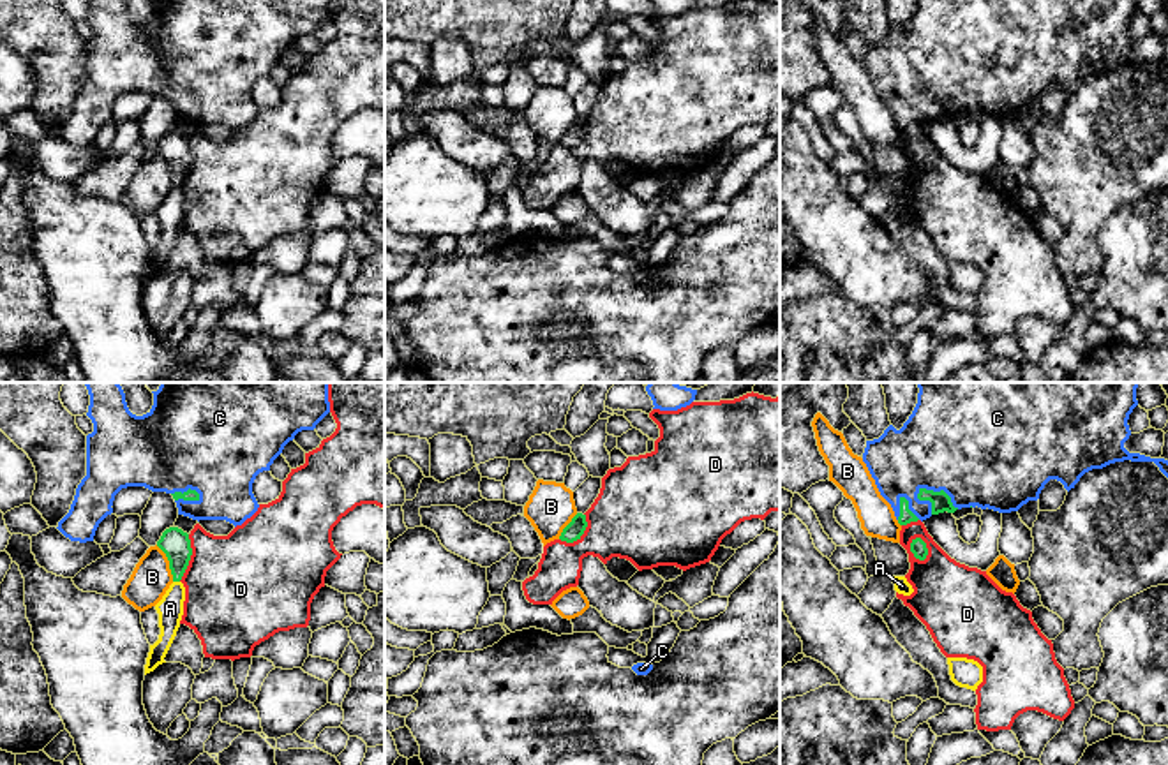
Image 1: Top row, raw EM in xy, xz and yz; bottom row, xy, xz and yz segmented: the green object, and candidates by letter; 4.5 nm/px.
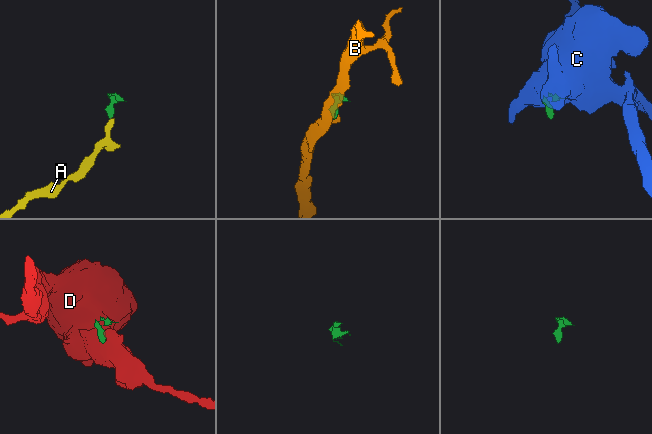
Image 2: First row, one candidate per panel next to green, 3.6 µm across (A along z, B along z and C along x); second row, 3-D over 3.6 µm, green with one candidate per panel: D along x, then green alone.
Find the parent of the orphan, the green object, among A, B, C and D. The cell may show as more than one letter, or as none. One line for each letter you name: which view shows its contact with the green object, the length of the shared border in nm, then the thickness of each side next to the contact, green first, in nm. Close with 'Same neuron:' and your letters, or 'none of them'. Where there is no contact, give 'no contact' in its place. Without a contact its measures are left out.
C: yz | 220 nm | 90/500 nm
Same neuron: C

